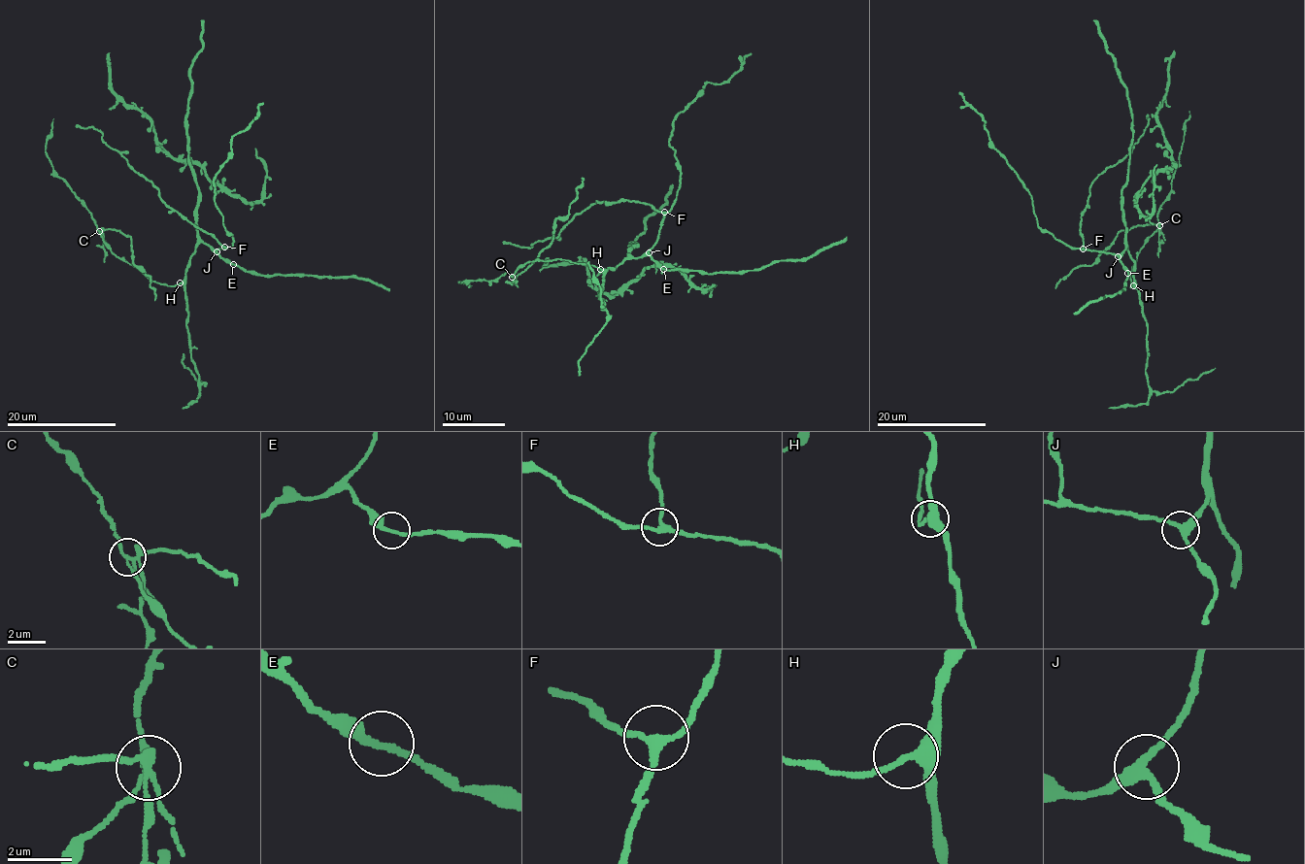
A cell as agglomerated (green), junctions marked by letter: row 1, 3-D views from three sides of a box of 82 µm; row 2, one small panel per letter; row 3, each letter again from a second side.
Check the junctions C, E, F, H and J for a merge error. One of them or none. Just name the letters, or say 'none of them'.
C

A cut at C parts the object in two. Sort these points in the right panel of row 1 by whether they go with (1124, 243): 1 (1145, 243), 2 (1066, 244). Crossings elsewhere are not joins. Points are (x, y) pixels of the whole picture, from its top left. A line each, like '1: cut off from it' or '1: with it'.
1: with it
2: with it

